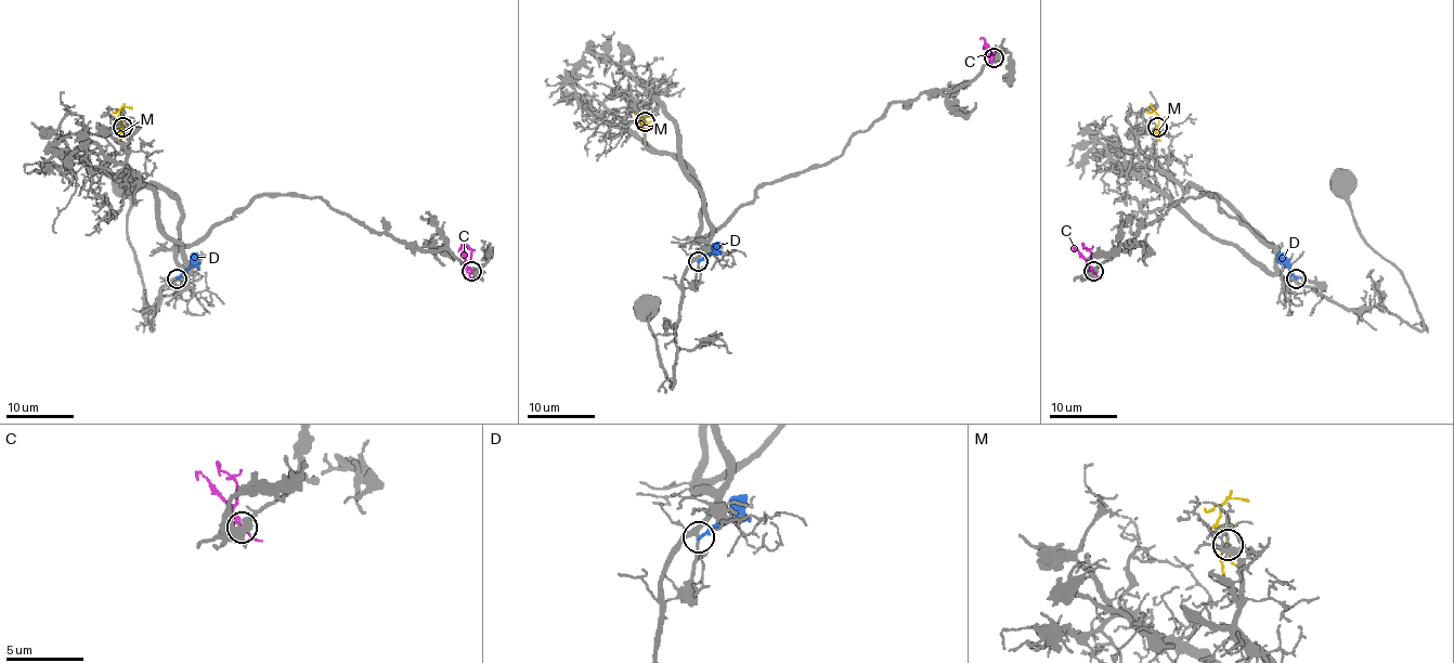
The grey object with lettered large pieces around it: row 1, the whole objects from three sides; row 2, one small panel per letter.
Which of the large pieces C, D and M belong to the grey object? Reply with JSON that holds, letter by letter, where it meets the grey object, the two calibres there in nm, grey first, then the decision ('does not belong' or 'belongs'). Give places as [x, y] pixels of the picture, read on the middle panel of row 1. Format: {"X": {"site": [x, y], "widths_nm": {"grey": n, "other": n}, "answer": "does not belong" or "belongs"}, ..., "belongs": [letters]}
{"C": {"site": [994, 57], "widths_nm": {"grey": 400, "other": 120}, "answer": "does not belong"}, "D": {"site": [698, 261], "widths_nm": {"grey": 260, "other": 190}, "answer": "does not belong"}, "M": {"site": [645, 121], "widths_nm": {"grey": 130, "other": 140}, "answer": "does not belong"}, "belongs": []}

